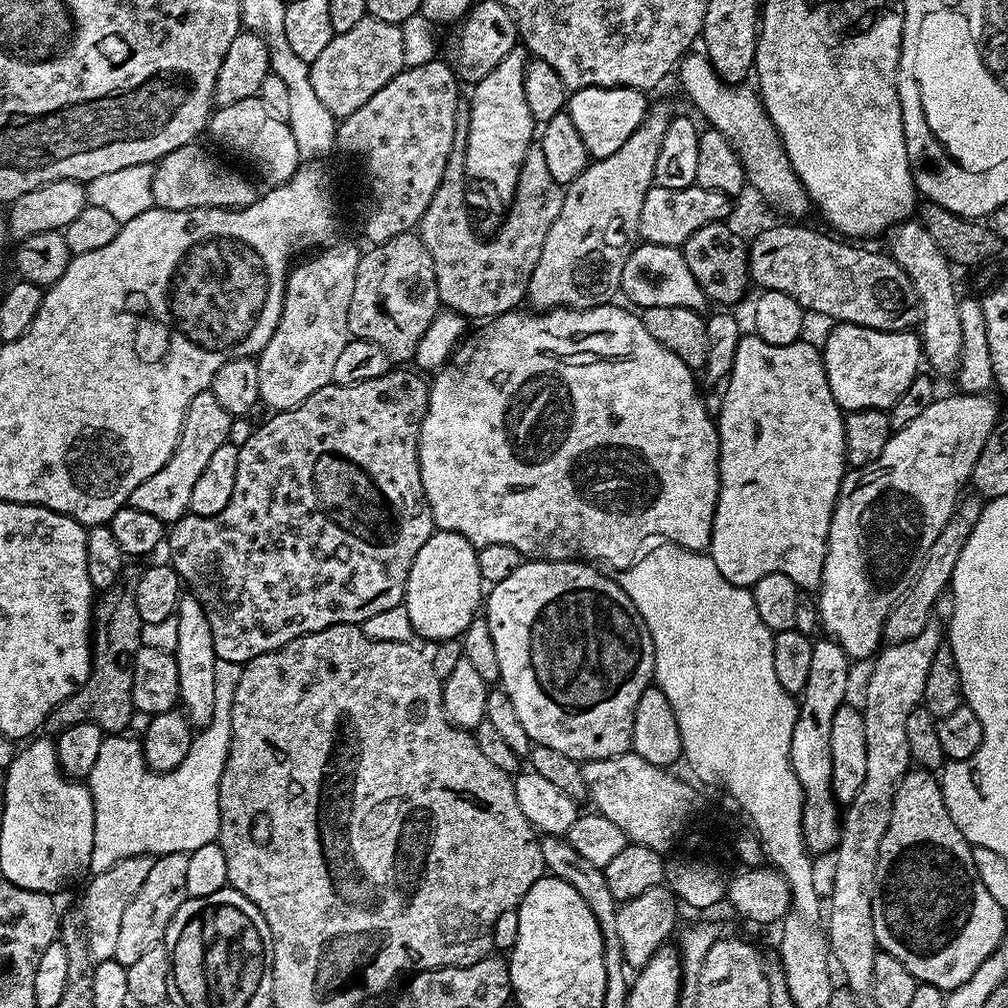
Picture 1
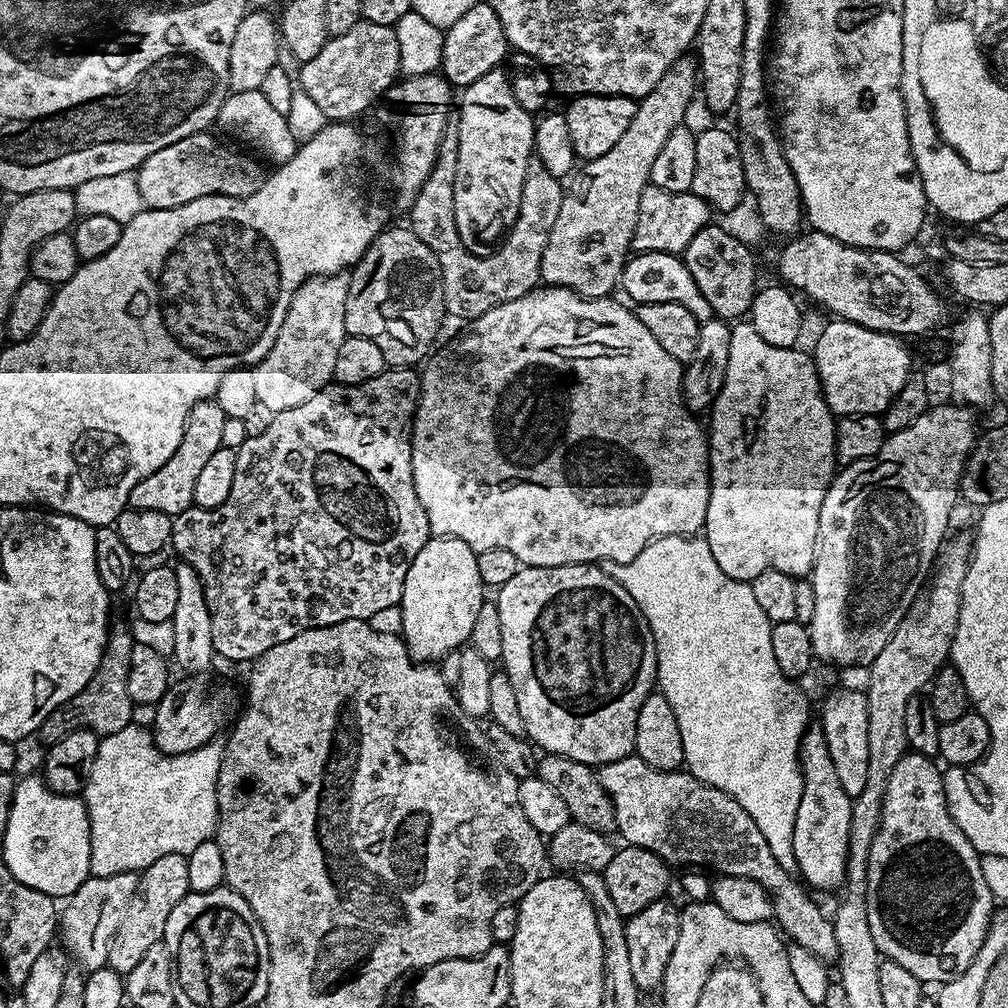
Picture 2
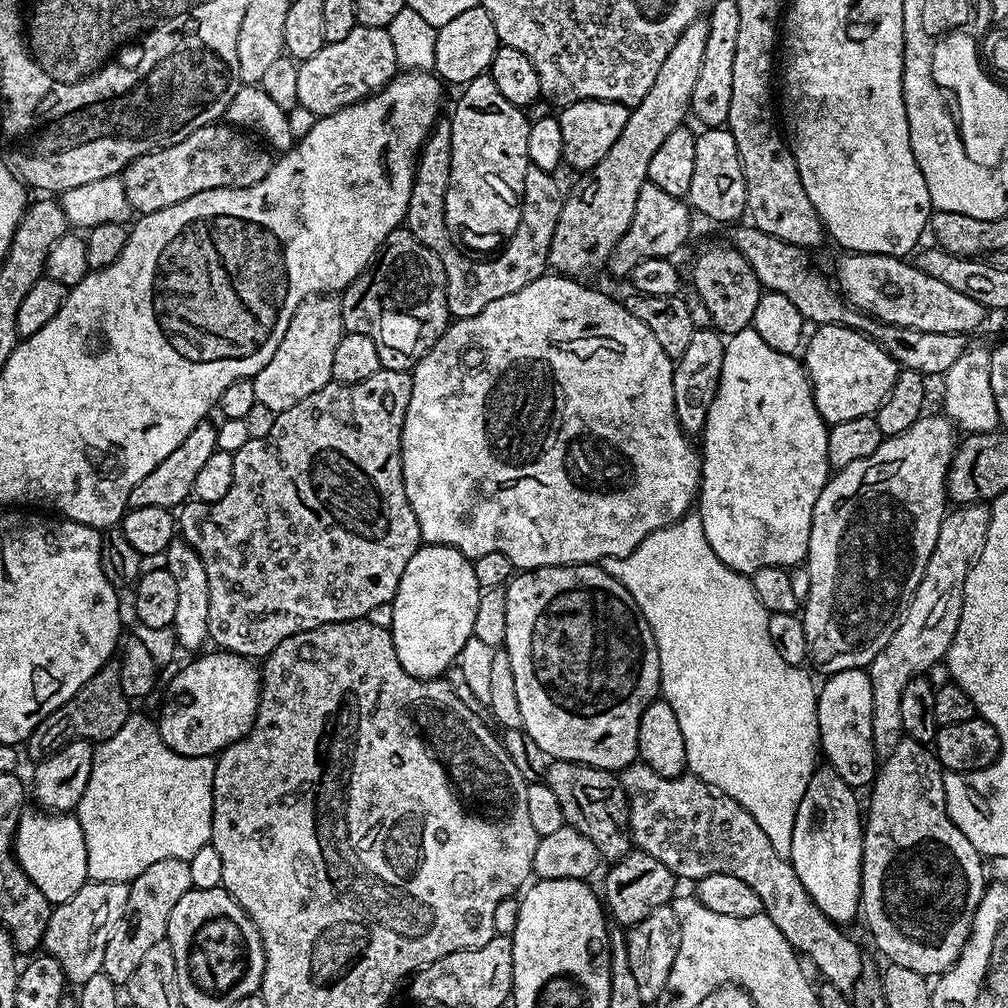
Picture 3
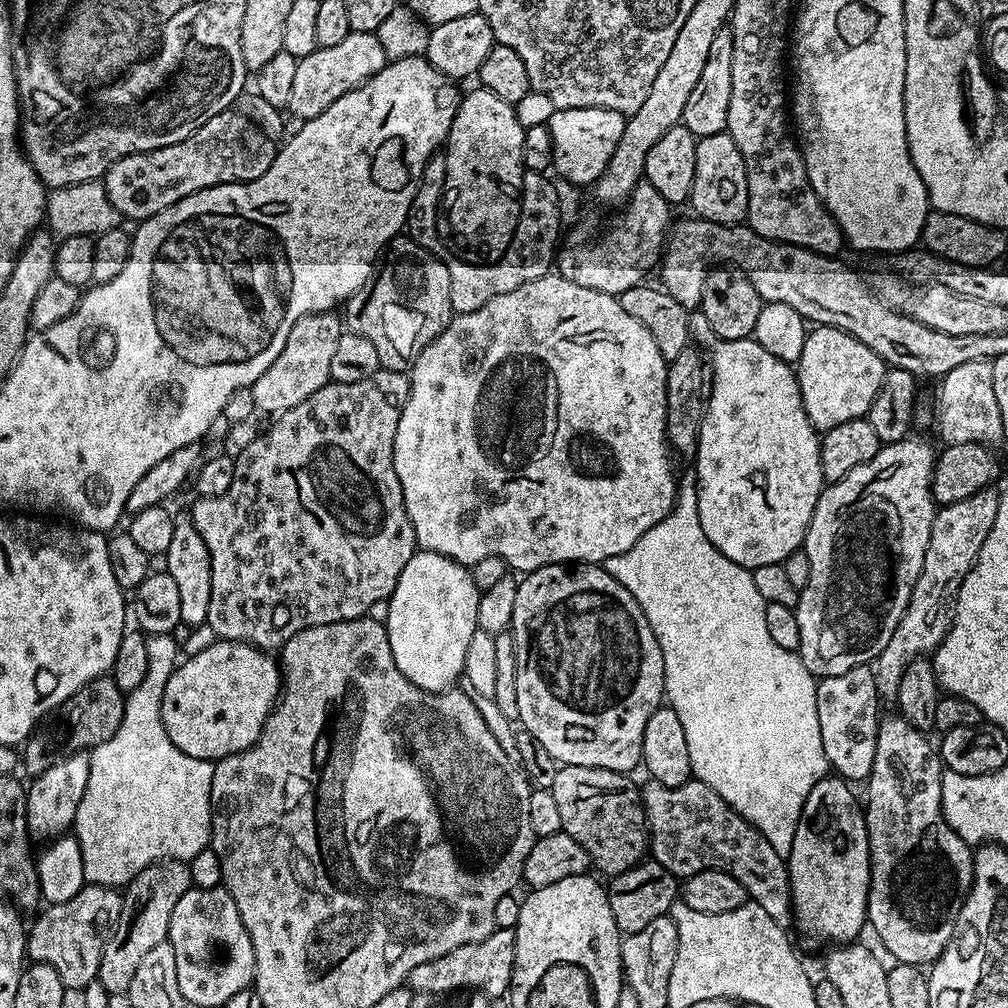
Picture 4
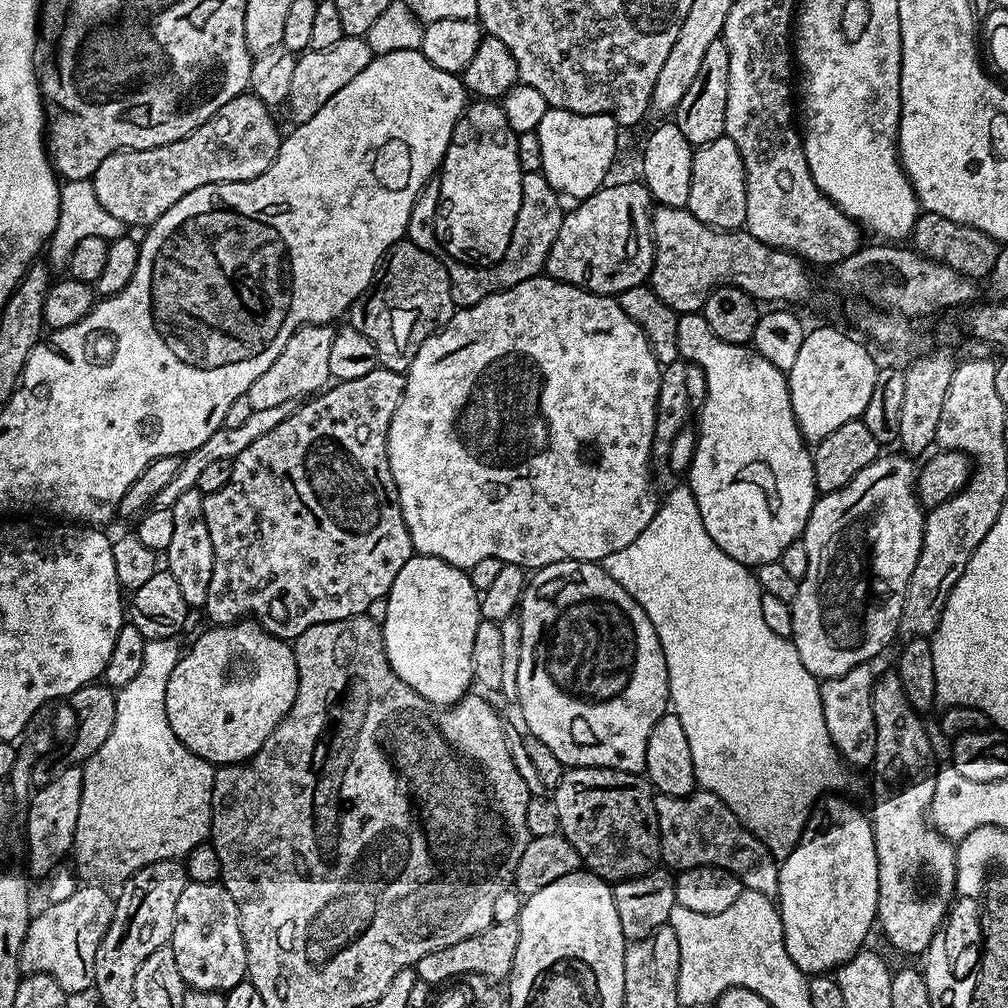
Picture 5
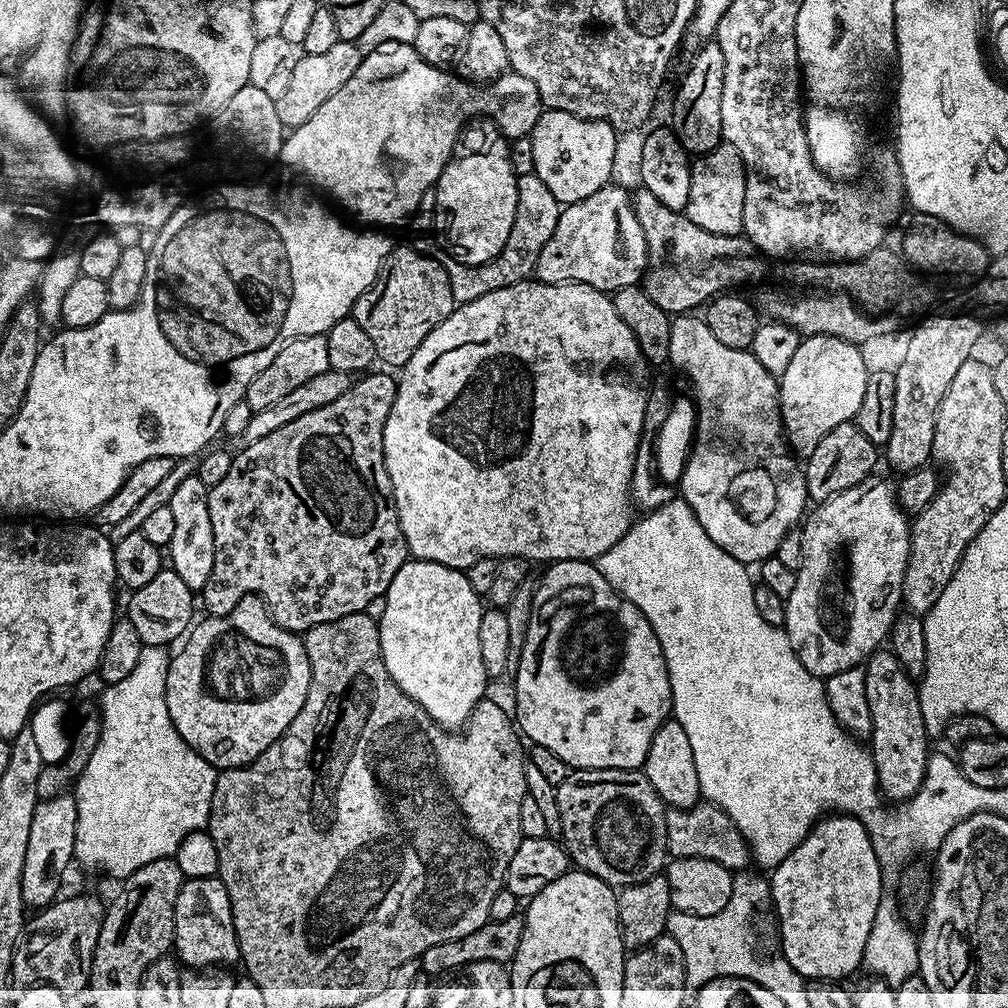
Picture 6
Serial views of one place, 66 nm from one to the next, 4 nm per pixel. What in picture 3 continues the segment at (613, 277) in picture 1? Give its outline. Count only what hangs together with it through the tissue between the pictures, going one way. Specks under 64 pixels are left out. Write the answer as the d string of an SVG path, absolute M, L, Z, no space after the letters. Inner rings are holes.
M698 18L682 32L678 42L674 42L674 50L666 54L658 75L646 90L646 98L629 111L626 118L626 126L622 126L622 134L614 141L614 146L606 150L606 158L598 162L583 177L580 184L580 196L565 195L562 214L558 214L558 226L554 226L554 238L550 242L550 254L548 266L553 273L573 278L588 278L584 276L596 276L605 271L606 265L618 242L626 234L630 222L634 218L634 206L638 206L638 194L642 186L648 183L648 171L650 170L650 158L666 142L669 134L674 134L689 119L692 107L692 95L694 85L698 83L698 70L702 70L702 57L706 55L706 34L708 33L707 19Z

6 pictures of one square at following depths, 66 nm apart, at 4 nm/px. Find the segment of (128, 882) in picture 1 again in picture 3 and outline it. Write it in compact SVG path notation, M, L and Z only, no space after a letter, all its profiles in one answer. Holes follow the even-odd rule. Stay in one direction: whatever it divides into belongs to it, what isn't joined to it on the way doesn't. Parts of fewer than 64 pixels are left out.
M93 880L84 884L74 898L53 907L42 948L60 963L65 977L71 983L73 980L74 985L81 986L103 969L106 946L113 930L120 925L127 897L128 884Z

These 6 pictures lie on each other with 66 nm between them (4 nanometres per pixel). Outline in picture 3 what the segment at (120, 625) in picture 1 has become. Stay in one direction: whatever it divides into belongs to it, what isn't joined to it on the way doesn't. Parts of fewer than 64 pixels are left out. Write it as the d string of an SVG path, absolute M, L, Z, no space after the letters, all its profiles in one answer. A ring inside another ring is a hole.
M119 663L103 664L98 670L98 674L94 674L94 678L90 678L90 682L82 685L78 694L74 694L74 698L70 698L62 706L58 706L58 710L51 712L45 720L38 722L38 726L26 741L29 758L32 759L32 762L45 760L50 754L58 754L58 750L62 750L62 746L75 740L99 742L114 738L114 734L118 734L118 730L122 730L122 726L130 714L128 707L130 707L130 701L128 695L122 690Z

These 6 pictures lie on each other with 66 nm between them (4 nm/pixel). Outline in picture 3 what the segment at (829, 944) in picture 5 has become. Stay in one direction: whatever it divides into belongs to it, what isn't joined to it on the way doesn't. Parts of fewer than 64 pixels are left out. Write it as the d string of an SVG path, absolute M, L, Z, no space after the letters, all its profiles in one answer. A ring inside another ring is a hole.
M817 767L806 786L806 794L802 794L802 802L798 802L798 814L794 818L792 831L791 862L802 886L806 886L806 894L826 914L826 918L835 924L848 926L852 919L857 919L860 907L860 879L862 878L862 842L864 841L864 820L862 804L856 801L857 793L832 768Z

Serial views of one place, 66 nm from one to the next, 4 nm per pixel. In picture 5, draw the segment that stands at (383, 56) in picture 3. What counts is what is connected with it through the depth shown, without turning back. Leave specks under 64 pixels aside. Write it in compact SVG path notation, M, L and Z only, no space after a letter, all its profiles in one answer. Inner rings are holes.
M345 36L338 46L330 46L330 50L311 50L297 55L294 66L294 78L290 81L290 94L286 101L290 120L296 125L314 118L350 78L355 78L361 70L366 70L366 66L372 61L374 53L367 39L362 36Z

